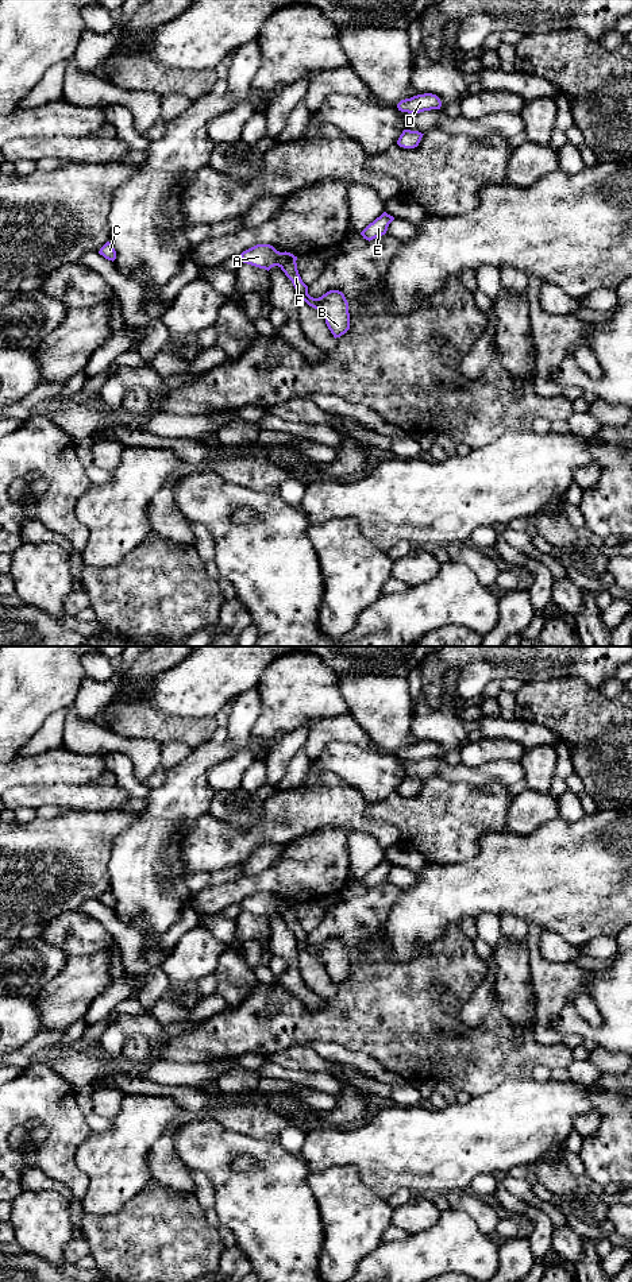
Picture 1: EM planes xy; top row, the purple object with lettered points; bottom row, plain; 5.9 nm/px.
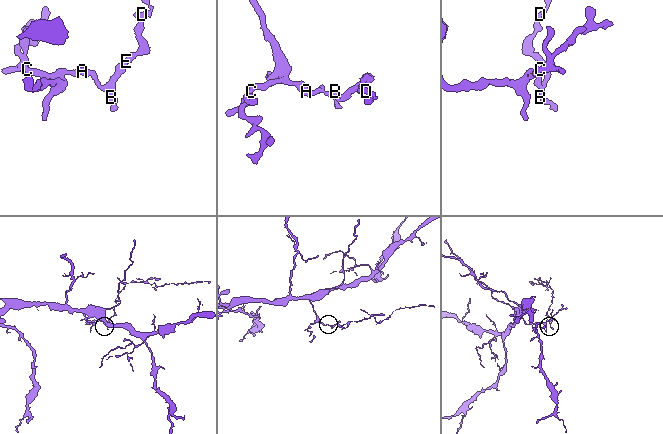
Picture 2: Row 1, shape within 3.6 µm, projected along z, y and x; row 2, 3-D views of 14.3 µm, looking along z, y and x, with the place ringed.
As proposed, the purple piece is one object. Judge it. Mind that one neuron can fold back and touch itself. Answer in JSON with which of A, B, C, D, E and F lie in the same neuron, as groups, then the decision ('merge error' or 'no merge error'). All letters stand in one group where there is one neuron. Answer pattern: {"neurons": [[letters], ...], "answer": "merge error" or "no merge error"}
{"neurons": [["A", "C", "F"], ["B", "D", "E"]], "answer": "merge error"}

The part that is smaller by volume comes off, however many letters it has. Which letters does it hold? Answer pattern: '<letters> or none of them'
B, D, E

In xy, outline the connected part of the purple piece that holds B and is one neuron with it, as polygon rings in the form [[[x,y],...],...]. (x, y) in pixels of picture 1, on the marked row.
[[[330,290],[319,298],[308,294],[305,302],[323,314],[335,339],[350,329],[348,302],[342,291]]]

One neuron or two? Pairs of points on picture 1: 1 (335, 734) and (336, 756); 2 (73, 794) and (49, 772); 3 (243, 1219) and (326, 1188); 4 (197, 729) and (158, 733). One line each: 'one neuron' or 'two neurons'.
1: two neurons
2: two neurons
3: two neurons
4: one neuron

